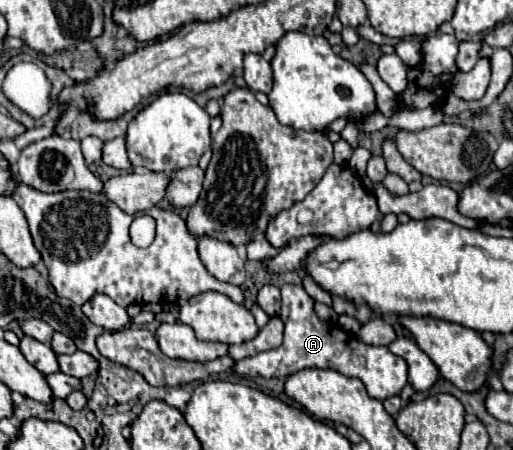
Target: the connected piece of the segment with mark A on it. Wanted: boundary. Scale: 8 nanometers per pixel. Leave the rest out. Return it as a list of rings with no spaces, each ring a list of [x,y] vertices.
[[[283,285],[283,307],[281,307],[281,321],[285,323],[285,339],[281,347],[257,353],[253,357],[241,359],[235,363],[235,371],[249,377],[287,377],[299,369],[307,367],[321,367],[321,369],[335,369],[345,377],[361,379],[367,393],[373,399],[387,399],[399,395],[401,389],[407,385],[407,363],[403,357],[393,355],[387,347],[373,347],[357,341],[355,335],[341,331],[341,327],[321,321],[313,311],[313,299],[305,293],[301,285]]]

